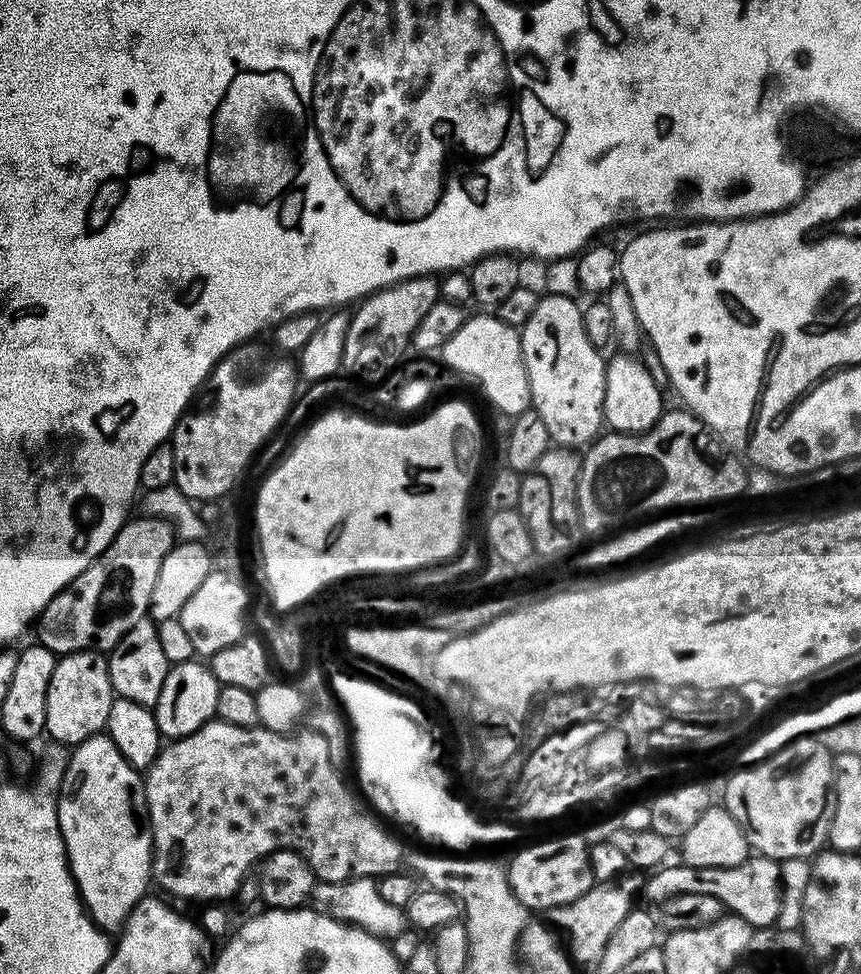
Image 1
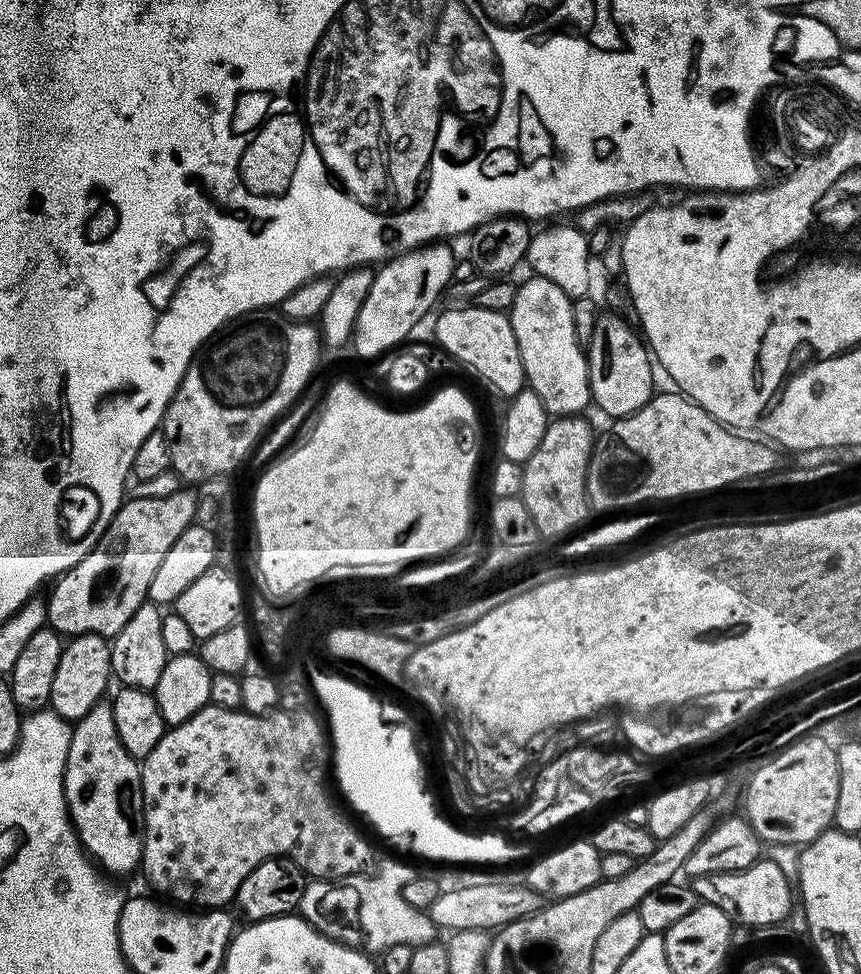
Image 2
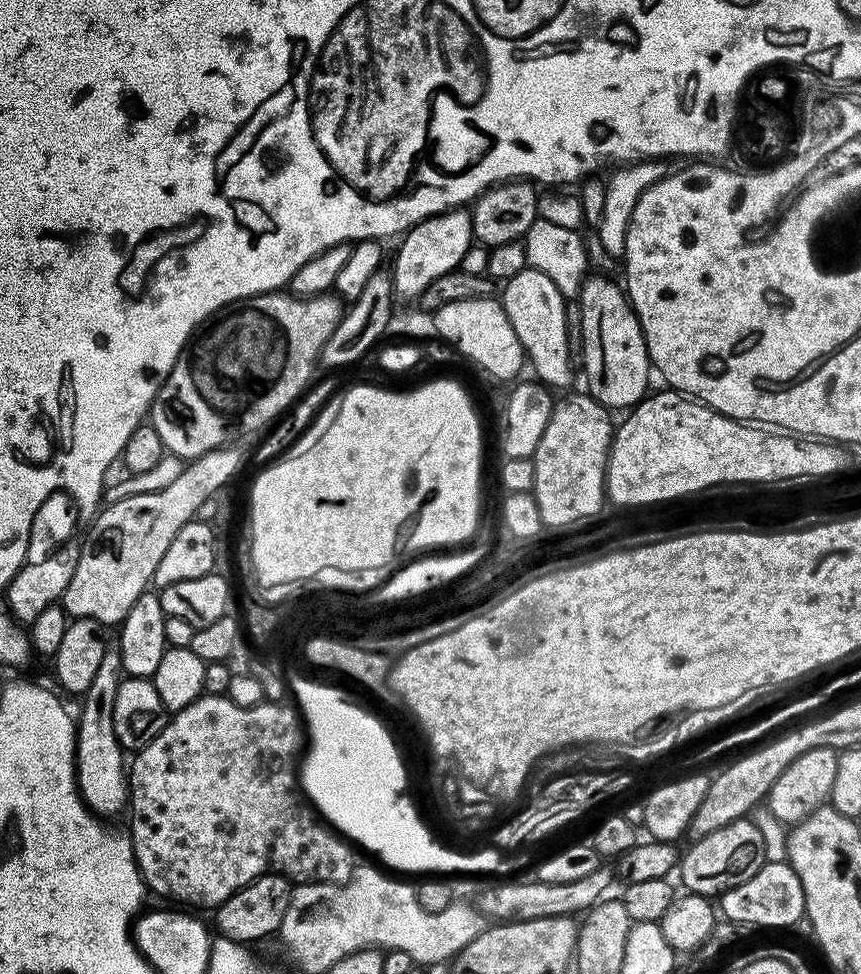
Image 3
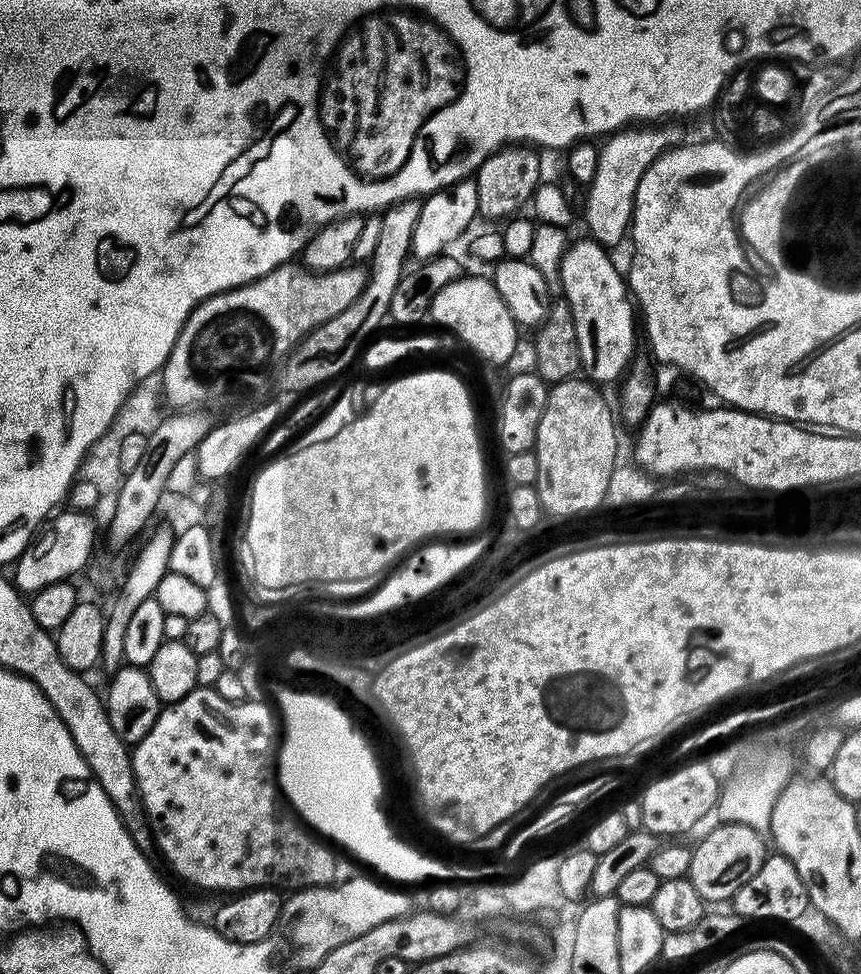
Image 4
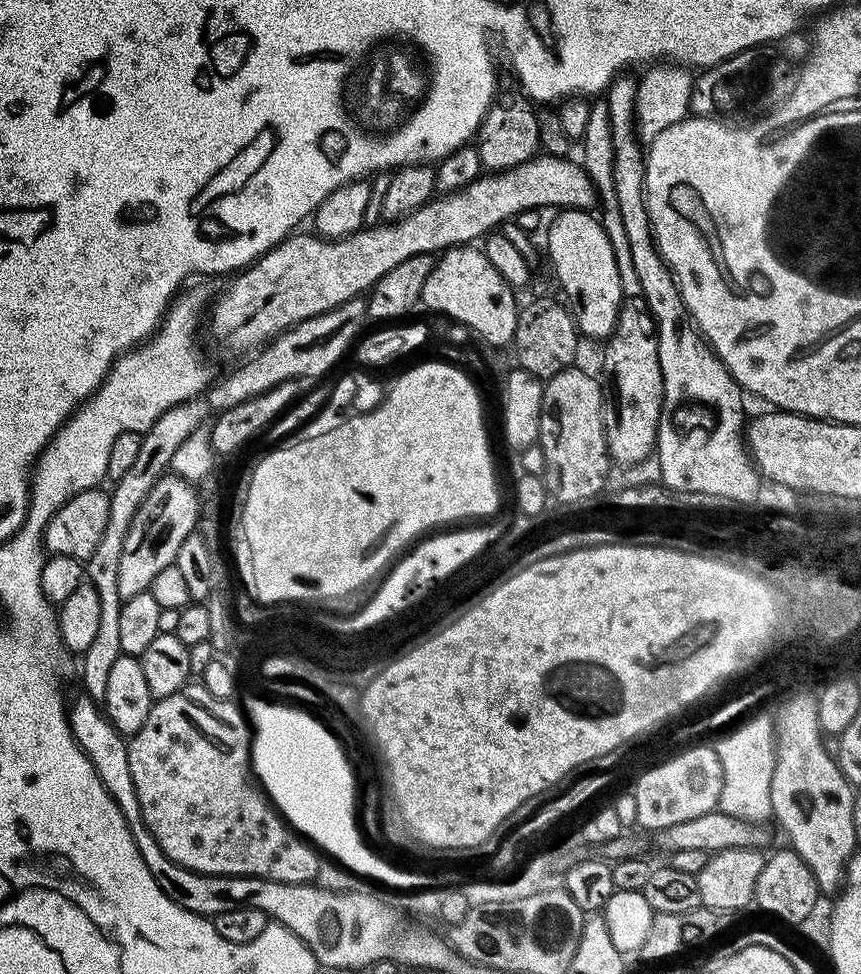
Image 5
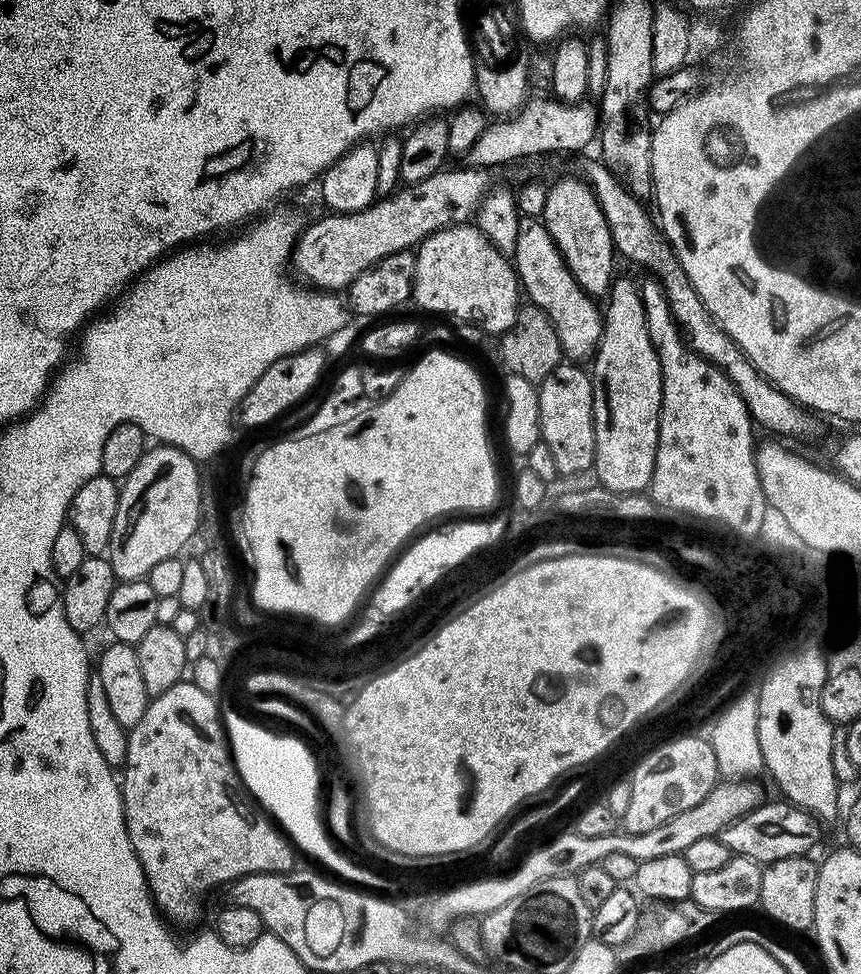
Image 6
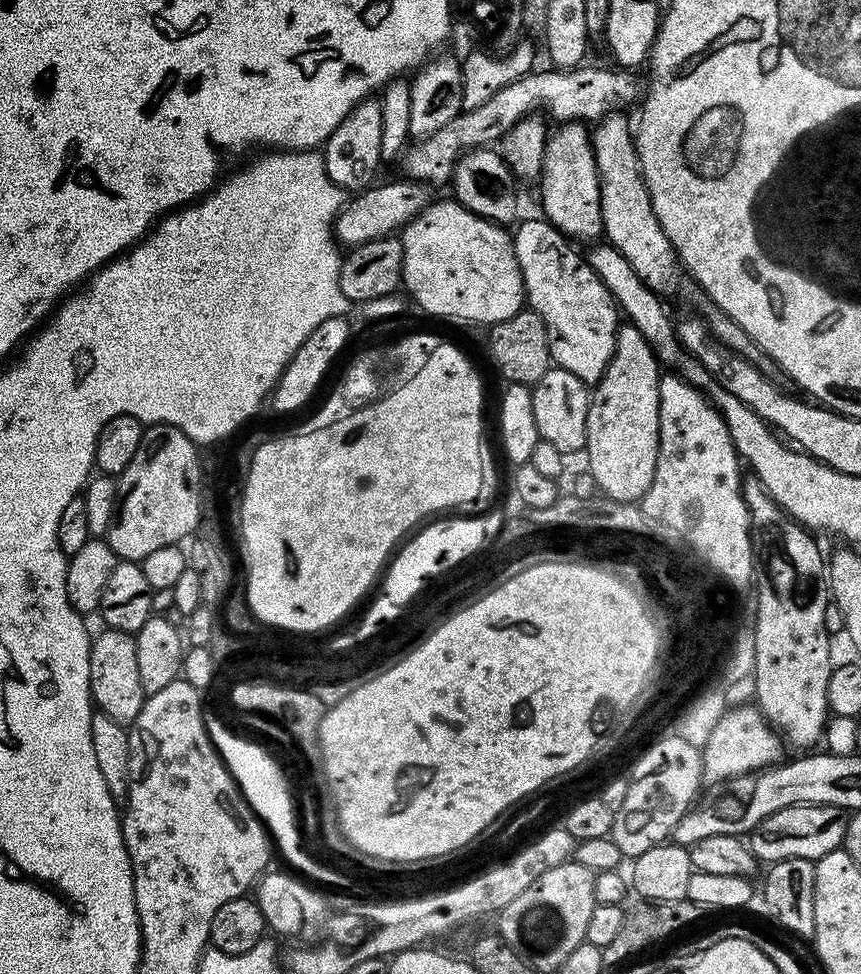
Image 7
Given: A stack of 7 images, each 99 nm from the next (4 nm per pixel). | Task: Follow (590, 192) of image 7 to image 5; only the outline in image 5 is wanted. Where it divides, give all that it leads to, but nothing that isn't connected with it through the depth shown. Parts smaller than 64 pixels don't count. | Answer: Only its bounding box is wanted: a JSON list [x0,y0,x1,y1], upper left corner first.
[548,208,625,342]

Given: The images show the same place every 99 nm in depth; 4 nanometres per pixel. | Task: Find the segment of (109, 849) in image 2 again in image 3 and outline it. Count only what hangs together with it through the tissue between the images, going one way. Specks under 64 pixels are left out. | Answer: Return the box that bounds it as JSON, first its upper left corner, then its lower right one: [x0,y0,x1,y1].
[74,650,130,818]

